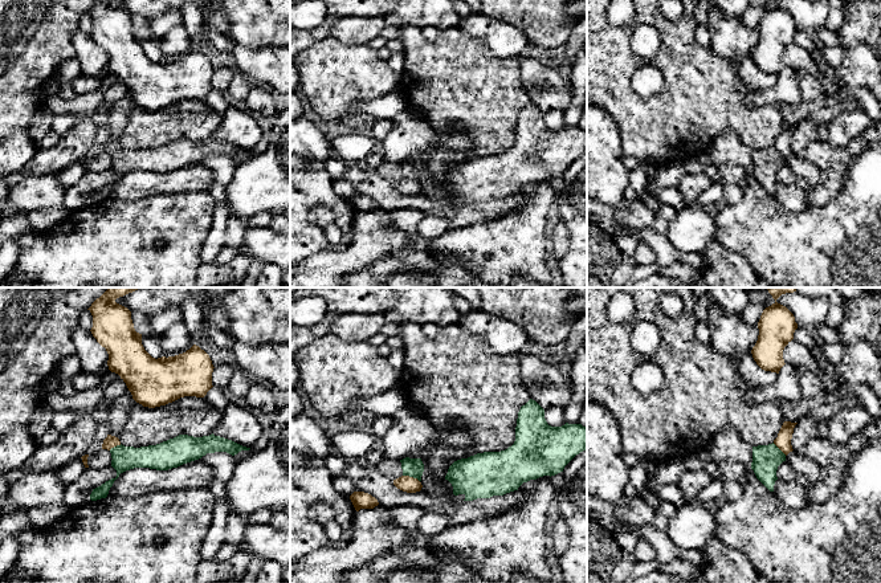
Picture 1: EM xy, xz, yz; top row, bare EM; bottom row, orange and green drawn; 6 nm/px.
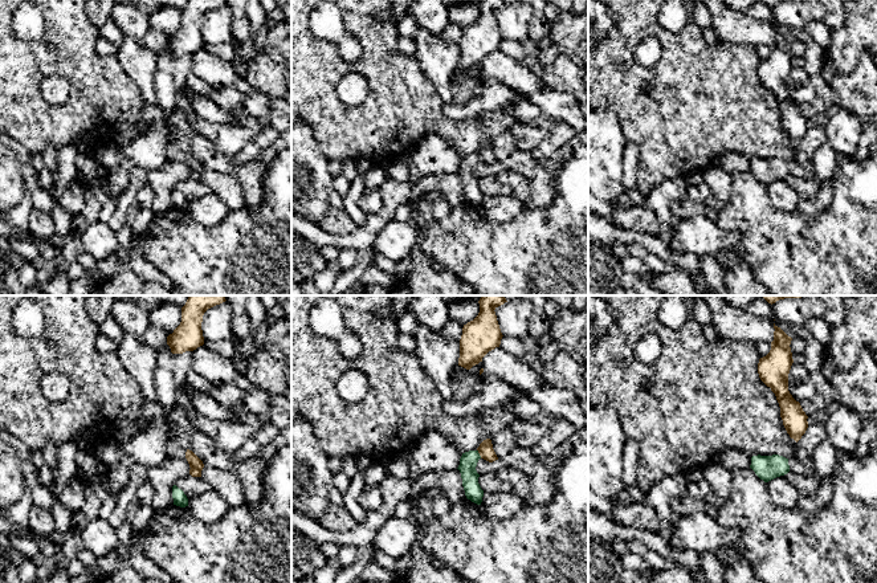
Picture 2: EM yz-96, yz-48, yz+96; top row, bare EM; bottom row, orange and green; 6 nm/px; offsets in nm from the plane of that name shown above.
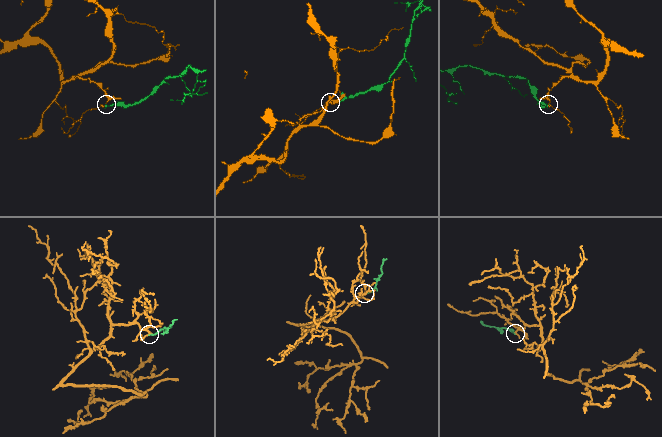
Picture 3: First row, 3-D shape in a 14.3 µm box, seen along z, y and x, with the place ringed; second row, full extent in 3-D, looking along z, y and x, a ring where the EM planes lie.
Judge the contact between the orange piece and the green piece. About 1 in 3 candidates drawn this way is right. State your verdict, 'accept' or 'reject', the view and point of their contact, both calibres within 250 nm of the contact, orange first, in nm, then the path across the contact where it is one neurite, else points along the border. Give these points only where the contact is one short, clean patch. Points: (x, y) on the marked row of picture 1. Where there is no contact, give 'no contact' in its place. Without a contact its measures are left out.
reject | xz (411, 477) | 100/110 nm | along xz (403, 475), (412, 476), (419, 481)

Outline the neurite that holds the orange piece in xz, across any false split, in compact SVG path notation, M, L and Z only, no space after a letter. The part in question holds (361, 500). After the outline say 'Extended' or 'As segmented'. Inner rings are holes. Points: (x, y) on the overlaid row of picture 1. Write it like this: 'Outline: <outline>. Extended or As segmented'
Outline: M354 492L350 496L350 500L356 511L359 511L360 509L374 509L375 506L379 505L375 497L364 492Z. As segmented

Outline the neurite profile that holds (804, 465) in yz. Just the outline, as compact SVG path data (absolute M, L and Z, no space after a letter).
M774 443L752 447L751 469L770 492L774 492L774 485L778 480L778 466L786 460L796 473L805 476L811 485L816 485L820 481L821 466L811 457L803 456L798 450L792 450L786 456Z

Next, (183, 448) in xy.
M213 433L203 437L179 435L160 444L140 448L121 444L110 449L113 458L111 466L117 470L117 477L93 489L90 500L106 498L119 474L134 468L168 470L199 460L207 453L227 452L234 456L241 450L249 449L232 440L215 436Z

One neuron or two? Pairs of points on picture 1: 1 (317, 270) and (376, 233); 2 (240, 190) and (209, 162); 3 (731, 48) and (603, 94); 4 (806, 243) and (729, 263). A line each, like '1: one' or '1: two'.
1: one
2: two
3: two
4: two

